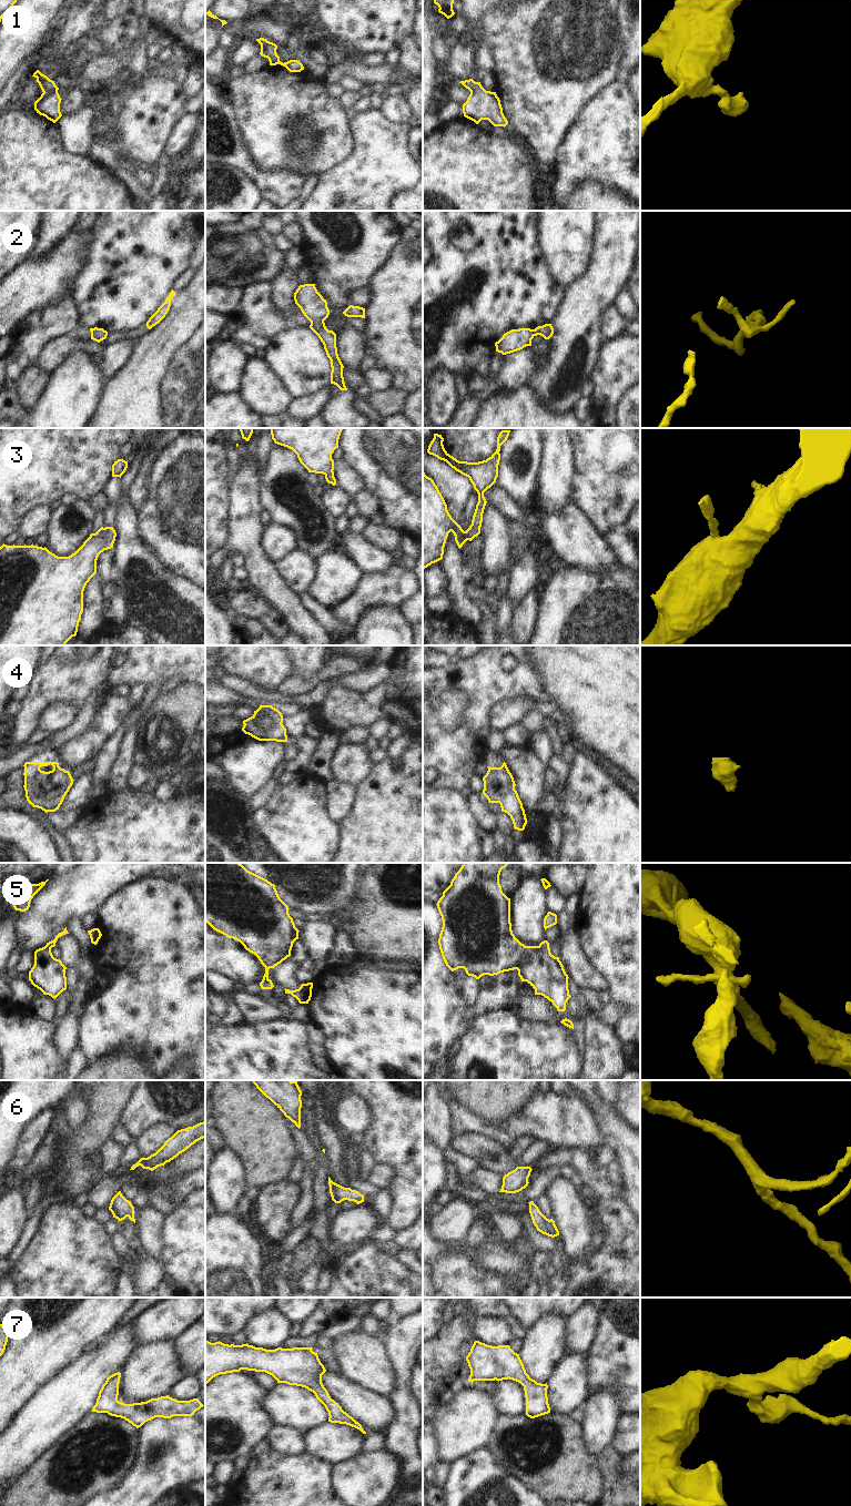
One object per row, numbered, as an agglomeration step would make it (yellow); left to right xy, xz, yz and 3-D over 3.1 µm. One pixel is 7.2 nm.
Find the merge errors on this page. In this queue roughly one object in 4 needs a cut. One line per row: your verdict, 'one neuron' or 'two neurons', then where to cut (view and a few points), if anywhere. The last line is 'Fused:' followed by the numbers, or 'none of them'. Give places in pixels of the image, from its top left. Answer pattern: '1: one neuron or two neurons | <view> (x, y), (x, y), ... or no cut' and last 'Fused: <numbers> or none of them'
1: one neuron | no cut
2: one neuron | no cut
3: one neuron | no cut
4: one neuron | no cut
5: one neuron | no cut
6: one neuron | no cut
7: one neuron | no cut
Fused: none of them

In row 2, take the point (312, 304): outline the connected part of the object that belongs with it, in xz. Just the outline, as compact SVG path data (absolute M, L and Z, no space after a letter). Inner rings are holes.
M315 284L300 285L294 293L295 304L304 316L311 322L310 328L318 336L331 360L331 384L341 390L347 390L343 377L343 364L337 354L336 334L328 330L324 320L330 315L326 299L317 292Z

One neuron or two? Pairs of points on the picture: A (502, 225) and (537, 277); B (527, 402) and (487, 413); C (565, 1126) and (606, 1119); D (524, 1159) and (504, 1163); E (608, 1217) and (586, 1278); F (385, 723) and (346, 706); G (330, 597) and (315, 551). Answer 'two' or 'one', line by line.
A: one
B: one
C: two
D: one
E: one
F: two
G: two

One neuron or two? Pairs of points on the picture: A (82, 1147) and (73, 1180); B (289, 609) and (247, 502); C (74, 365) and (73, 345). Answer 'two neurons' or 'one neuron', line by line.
A: one neuron
B: one neuron
C: two neurons

